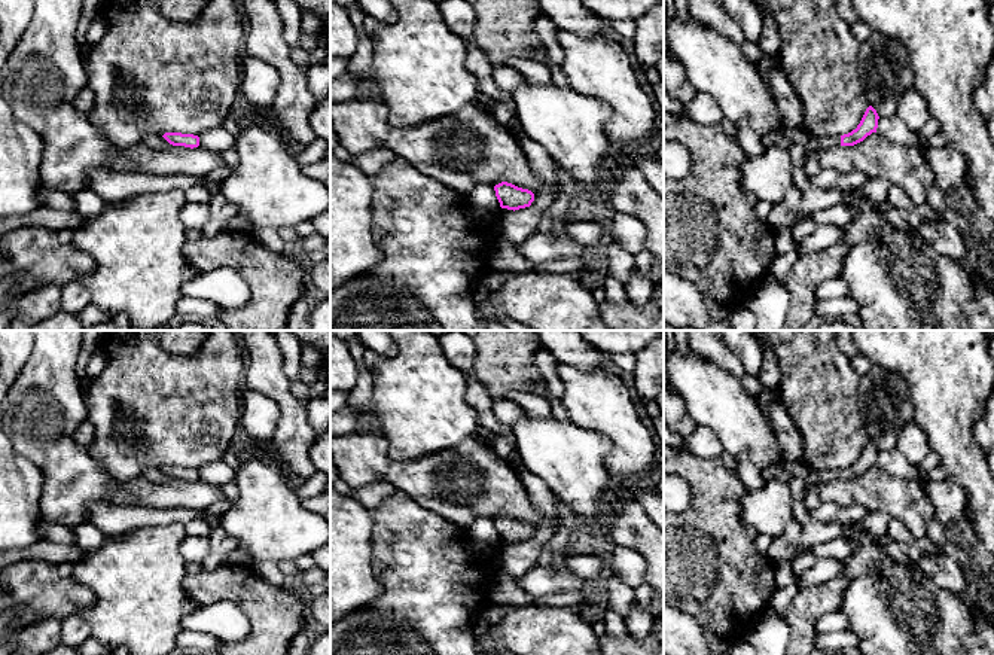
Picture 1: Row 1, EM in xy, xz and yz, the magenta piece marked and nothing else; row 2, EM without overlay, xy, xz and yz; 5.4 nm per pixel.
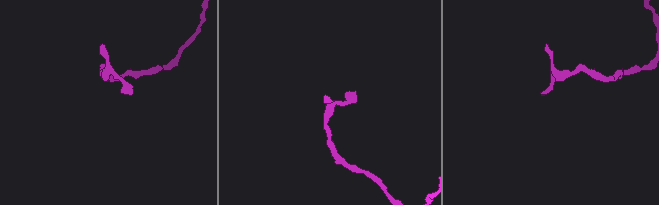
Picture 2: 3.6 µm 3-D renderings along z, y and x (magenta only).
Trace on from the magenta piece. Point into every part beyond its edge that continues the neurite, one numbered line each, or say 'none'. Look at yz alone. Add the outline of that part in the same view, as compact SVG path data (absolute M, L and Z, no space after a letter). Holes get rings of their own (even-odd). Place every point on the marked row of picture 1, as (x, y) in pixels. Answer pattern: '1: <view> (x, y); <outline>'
1: yz (781, 139); M786 130L774 131L771 134L762 135L763 146L769 147L789 147L790 144L802 144L808 150L829 150L832 147L841 146L841 135L838 137L814 137L804 130Z

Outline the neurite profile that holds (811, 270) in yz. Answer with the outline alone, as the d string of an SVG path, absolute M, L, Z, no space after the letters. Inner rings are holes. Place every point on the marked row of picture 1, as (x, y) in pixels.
M838 243L799 256L783 280L790 295L784 330L801 330L815 316L817 287L827 278L839 277L847 250L845 244Z

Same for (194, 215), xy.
M185 202L180 210L180 220L186 229L199 228L204 229L210 220L208 202Z

